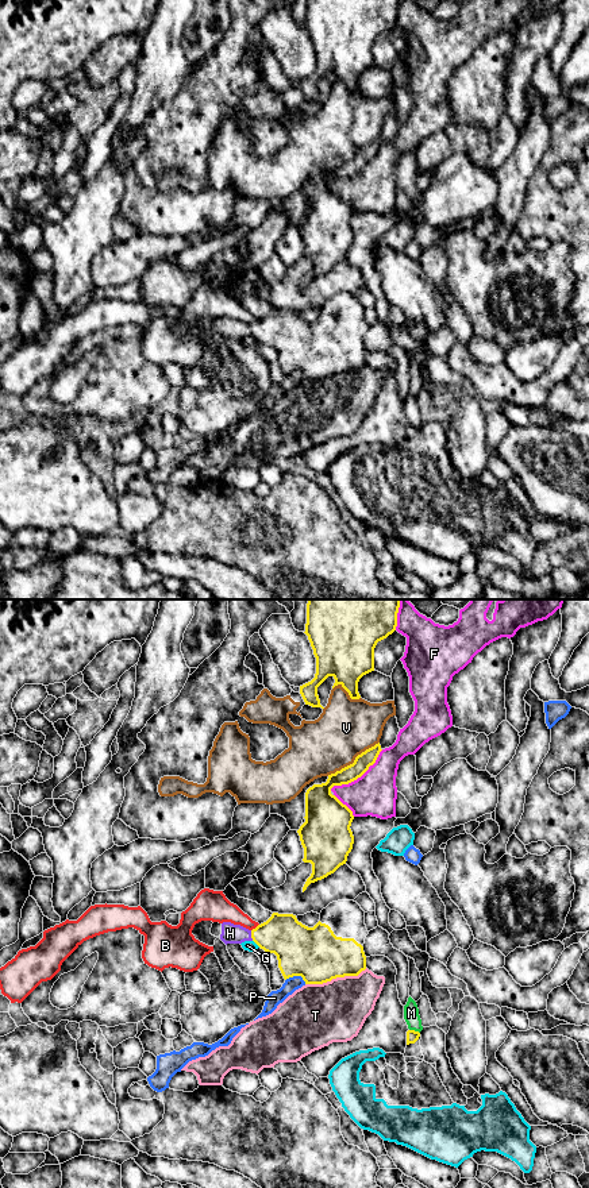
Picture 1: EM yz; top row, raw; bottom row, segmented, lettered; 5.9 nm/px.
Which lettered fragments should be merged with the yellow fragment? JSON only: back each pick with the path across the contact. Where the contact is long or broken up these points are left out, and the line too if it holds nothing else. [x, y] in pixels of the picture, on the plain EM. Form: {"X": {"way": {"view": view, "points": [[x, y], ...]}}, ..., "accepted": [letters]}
{"H": {"way": {"view": "yz", "points": [[292, 338], [284, 331], [251, 331], [231, 328]]}}, "accepted": ["H"]}

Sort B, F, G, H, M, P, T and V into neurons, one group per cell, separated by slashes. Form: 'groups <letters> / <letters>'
groups B / F / G / H / M / P / T / V

